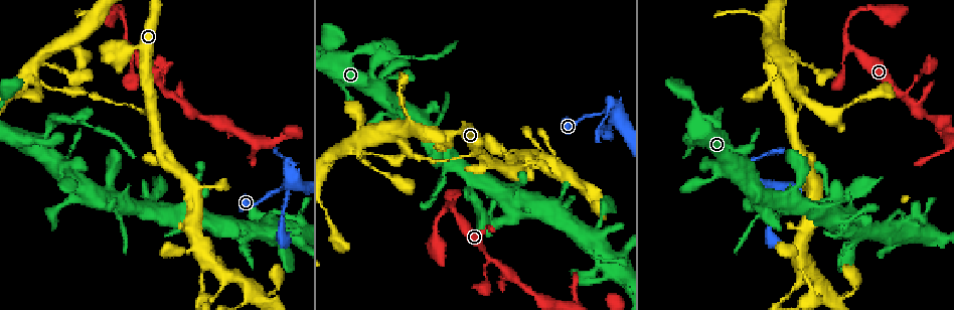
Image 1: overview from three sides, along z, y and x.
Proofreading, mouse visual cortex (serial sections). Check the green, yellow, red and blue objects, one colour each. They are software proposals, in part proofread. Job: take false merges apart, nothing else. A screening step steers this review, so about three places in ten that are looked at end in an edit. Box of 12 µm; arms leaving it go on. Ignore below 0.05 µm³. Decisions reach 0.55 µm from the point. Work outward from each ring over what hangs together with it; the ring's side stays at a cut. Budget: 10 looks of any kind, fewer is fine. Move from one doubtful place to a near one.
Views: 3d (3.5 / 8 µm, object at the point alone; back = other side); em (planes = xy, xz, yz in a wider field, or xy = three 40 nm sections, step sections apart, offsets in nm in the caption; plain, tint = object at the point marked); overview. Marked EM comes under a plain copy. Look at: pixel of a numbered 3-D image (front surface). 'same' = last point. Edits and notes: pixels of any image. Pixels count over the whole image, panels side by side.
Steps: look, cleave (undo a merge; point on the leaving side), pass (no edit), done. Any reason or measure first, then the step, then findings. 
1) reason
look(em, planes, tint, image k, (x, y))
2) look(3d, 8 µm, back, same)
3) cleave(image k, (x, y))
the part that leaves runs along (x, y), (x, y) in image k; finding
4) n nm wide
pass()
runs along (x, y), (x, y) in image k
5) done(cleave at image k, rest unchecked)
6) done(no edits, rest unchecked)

two arms in line, one across
look(3d, 3.5 µm, image 1, (153, 114))

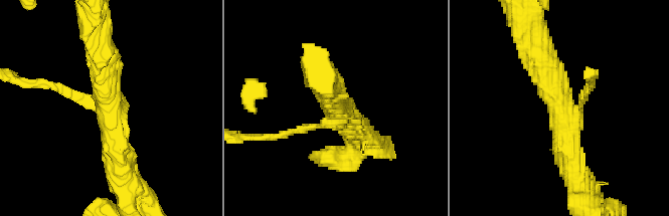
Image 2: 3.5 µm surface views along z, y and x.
3 arms; arms of 150, 350, 450 nm
look(em, xy, step 2, tint, image 2, (337, 112))

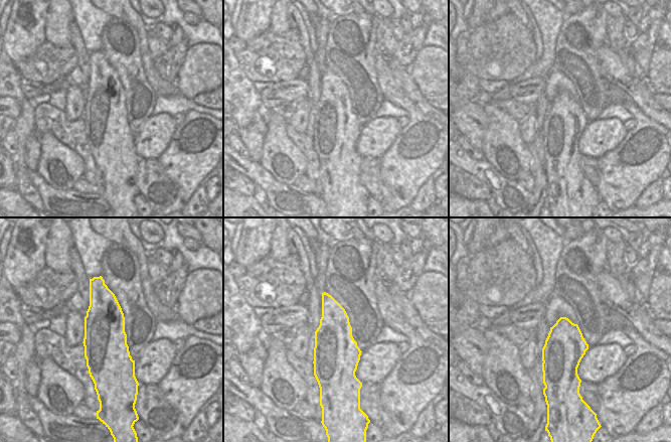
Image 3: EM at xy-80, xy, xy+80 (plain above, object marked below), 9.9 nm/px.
cleave(image 2, (59, 87))
the part that leaves runs along (92, 105), (54, 84), (26, 84) in image 2; two cells meet here

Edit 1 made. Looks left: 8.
look(overview)

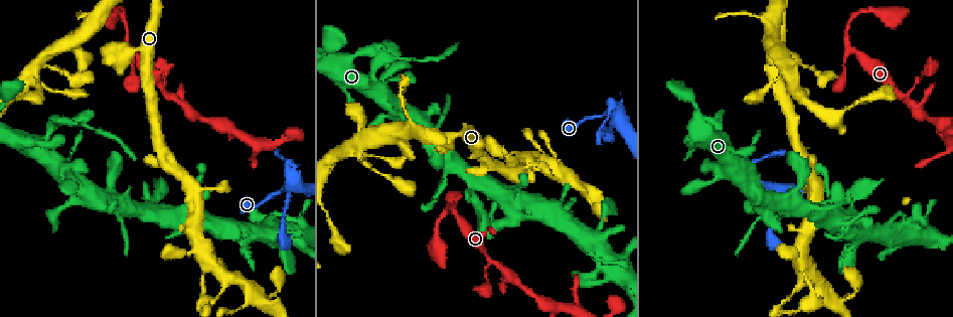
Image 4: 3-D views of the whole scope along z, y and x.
small branch off a trunk
look(3d, 8 µm, image 4, (455, 212))

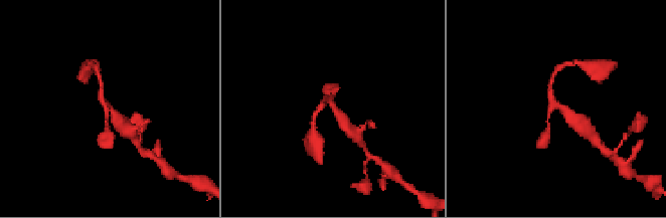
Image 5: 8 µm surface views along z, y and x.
3 arms; arms of 150, 150, 400 nm
look(em, xy, step 5, tint, image 5, (558, 104))

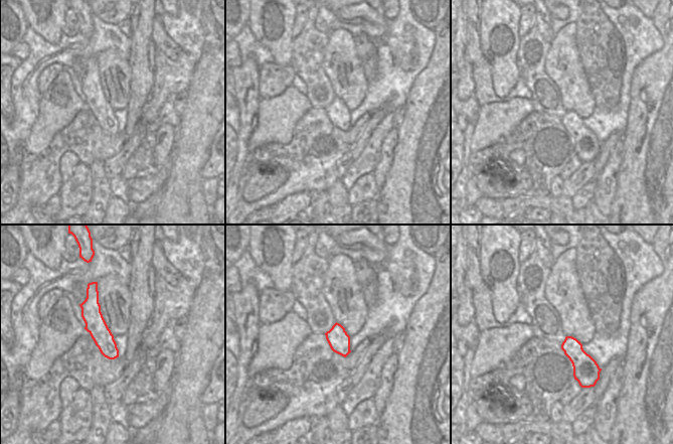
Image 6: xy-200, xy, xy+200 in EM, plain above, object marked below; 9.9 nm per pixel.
pass()
runs along (95, 292), (95, 324), (112, 356) in image 6; all the same cell

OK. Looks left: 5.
a fork
look(3d, 8 µm, back, image 4, (170, 98))

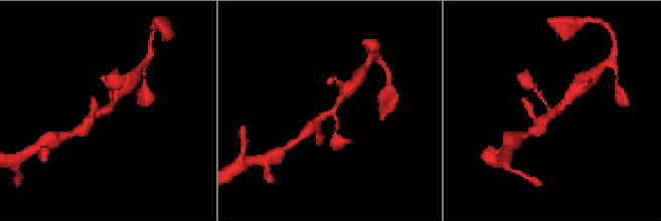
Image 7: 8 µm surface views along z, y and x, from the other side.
shape alone is not enough
look(em, xy, step 1, tint, image 7, (331, 112))

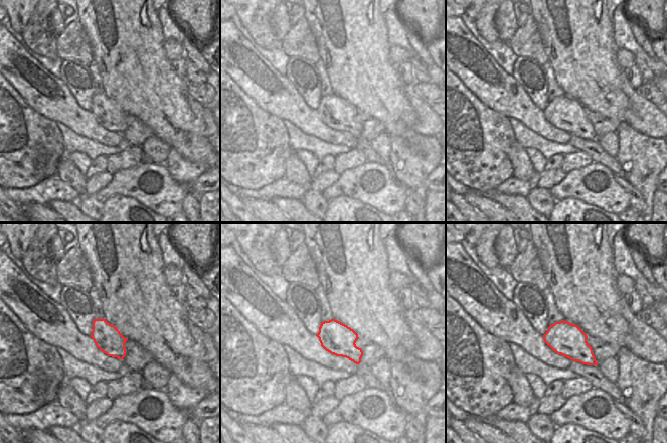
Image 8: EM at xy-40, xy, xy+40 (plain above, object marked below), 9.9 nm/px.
320 nm wide
pass()
runs along (573, 91), (540, 125) in image 7; one cell here

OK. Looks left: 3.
sharp bend
look(3d, 3.5 µm, image 4, (611, 113))

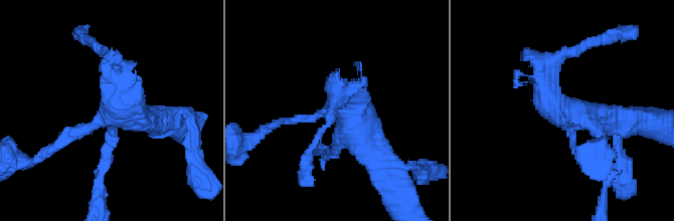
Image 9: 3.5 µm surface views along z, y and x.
4 arms; arms of 150, 200, 250, 400 nm
look(em, xy, step 5, tint, image 9, (559, 115))

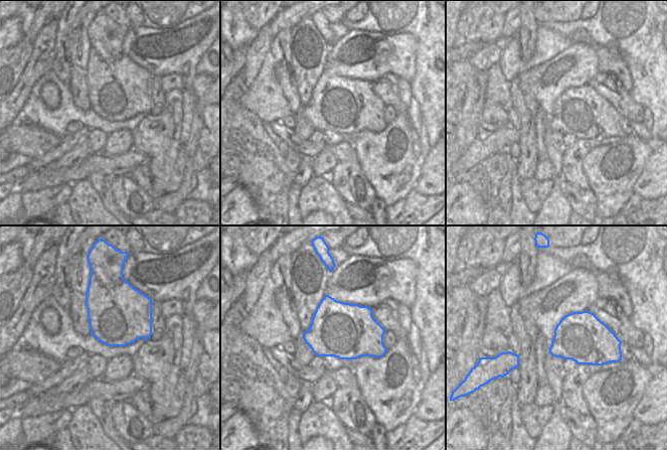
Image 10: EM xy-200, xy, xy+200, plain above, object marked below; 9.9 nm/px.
look(em, xy, step 1, tint, same)

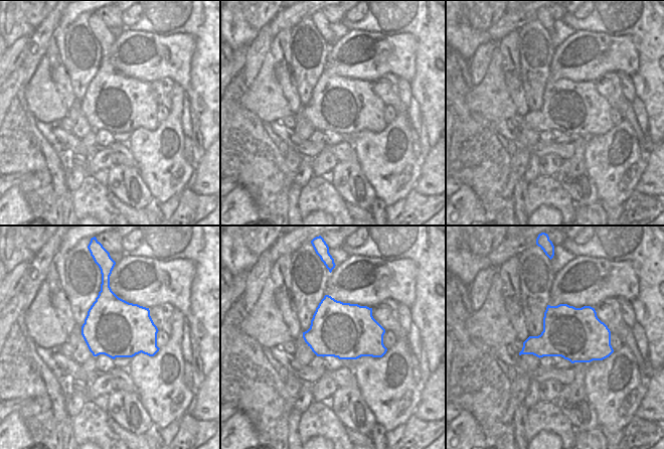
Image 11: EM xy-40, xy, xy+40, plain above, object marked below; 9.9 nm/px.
pass()
runs along (53, 149), (103, 115), (149, 118) in image 9; continuous, no second cell

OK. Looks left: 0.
done(cleave at image 2, rest unchecked)

